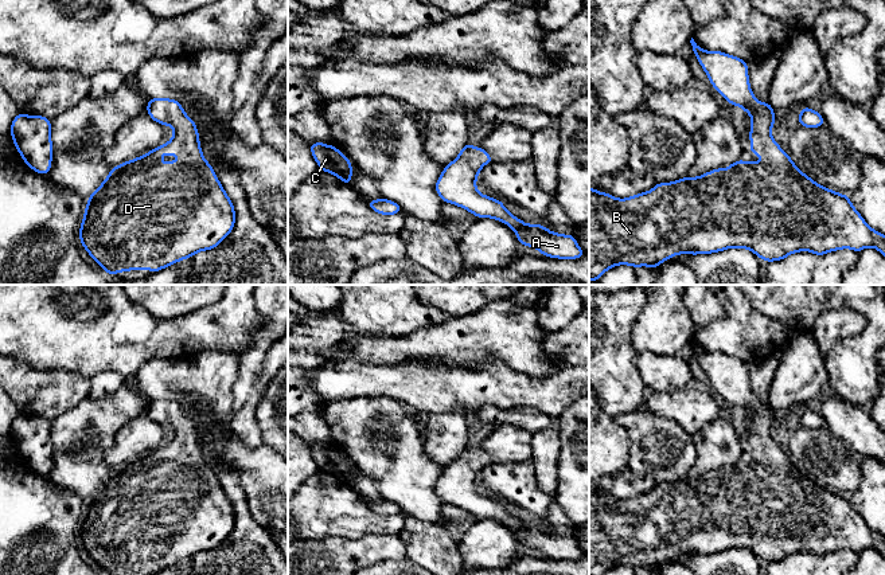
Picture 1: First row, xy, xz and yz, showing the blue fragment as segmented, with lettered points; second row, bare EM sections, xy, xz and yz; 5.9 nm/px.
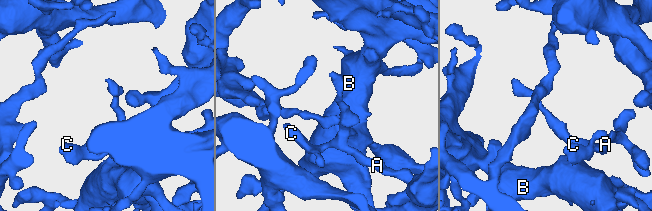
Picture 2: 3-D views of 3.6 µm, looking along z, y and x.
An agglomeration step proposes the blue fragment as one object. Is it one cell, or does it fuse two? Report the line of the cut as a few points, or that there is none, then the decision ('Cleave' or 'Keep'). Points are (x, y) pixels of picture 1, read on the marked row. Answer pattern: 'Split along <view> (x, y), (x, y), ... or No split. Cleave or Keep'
No split. Keep

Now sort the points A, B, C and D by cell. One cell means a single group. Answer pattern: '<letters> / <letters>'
A B C D

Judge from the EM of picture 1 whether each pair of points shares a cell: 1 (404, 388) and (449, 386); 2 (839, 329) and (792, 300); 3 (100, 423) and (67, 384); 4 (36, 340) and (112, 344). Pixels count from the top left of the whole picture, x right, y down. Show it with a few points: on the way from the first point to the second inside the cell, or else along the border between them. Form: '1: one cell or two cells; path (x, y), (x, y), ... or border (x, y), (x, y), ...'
1: one cell; path (414, 387), (439, 387)
2: two cells; border (850, 308), (825, 311), (811, 329)
3: two cells; border (88, 396), (55, 418)
4: one cell; path (55, 340), (93, 340)

